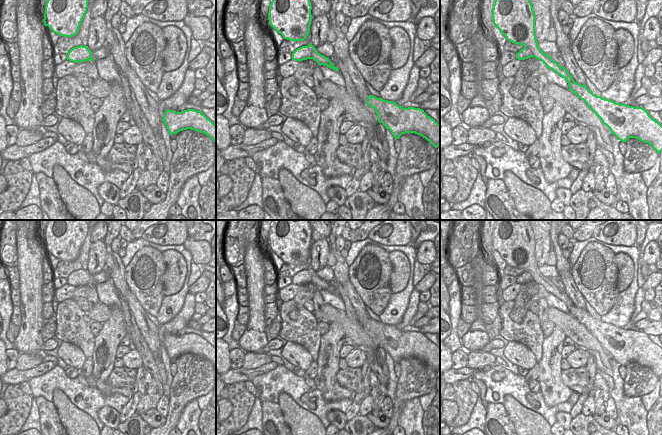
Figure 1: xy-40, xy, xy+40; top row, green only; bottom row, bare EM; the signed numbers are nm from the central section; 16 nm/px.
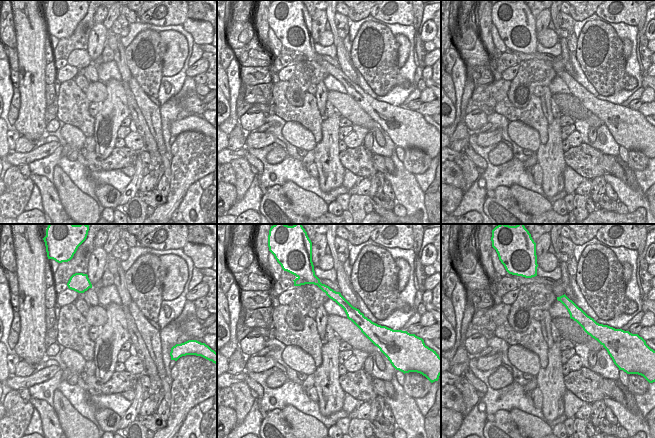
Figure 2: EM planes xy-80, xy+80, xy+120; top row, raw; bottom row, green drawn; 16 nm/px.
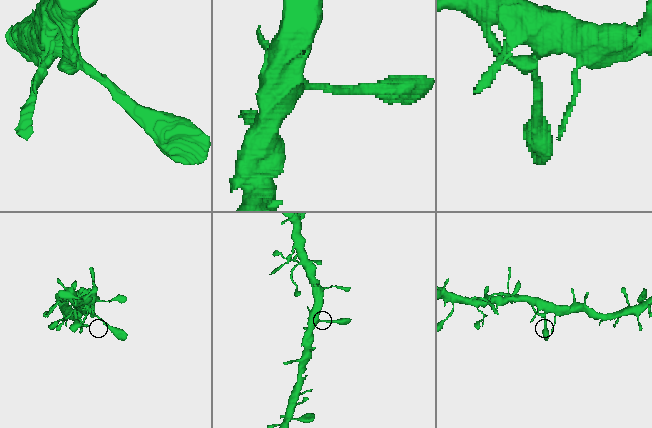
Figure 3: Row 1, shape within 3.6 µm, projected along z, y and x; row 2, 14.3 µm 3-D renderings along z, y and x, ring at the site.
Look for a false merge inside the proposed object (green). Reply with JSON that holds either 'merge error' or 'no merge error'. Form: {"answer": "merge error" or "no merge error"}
{"answer": "no merge error"}

